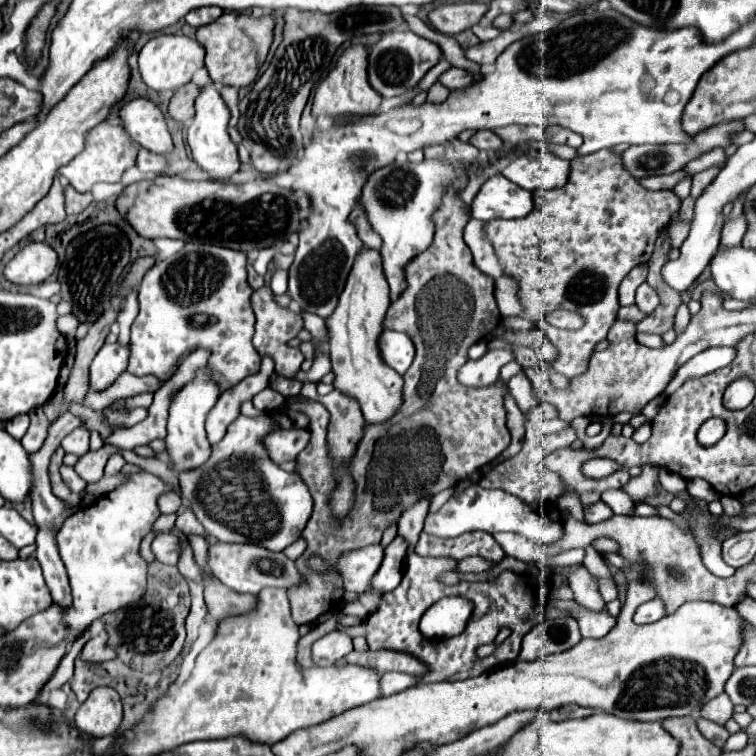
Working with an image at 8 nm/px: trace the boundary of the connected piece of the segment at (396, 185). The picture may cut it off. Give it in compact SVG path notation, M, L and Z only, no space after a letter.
M424 160L422 164L394 162L376 170L368 178L360 196L360 204L364 204L372 228L382 236L380 252L386 252L386 255L382 255L382 263L391 302L400 298L400 294L406 290L404 266L408 266L408 262L412 262L412 258L424 252L432 242L432 214L438 210L442 194L448 190L454 176L454 166L440 160Z

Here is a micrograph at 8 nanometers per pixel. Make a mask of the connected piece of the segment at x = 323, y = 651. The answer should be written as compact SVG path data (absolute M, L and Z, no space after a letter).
M338 630L322 636L312 646L312 658L316 666L332 666L332 662L344 658L348 652L352 652L352 638Z

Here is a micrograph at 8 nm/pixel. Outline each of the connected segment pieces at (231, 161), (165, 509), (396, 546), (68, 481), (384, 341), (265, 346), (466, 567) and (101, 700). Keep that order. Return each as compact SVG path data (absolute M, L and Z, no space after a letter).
M208 82L200 96L196 98L196 116L192 120L192 126L188 128L188 146L192 150L194 162L208 174L210 180L228 182L238 170L240 170L240 158L236 152L236 144L230 140L226 126L230 120L230 110L226 108L220 92L216 92L214 84Z
M164 492L158 496L158 508L162 514L176 513L176 510L180 508L180 496L176 492Z
M396 536L394 542L390 546L386 546L386 556L384 556L384 562L382 562L378 574L374 576L372 590L390 592L400 584L402 574L404 574L406 554L408 554L408 544L404 544L404 538Z
M60 466L60 474L62 474L64 484L66 484L74 494L78 494L78 492L84 490L86 482L84 482L76 472L74 472L74 468L70 468L70 466Z
M384 330L380 334L380 356L392 370L405 374L414 360L415 347L408 335Z
M262 286L260 290L254 290L254 294L250 296L250 302L252 302L252 310L256 314L256 334L252 338L254 348L258 350L260 356L270 356L274 360L274 364L276 364L274 372L278 376L294 378L296 372L300 370L300 364L304 362L304 356L302 356L300 348L292 348L292 346L288 346L288 342L294 340L298 336L298 332L302 330L300 314L292 312L290 308L280 306L274 300L274 294L272 294L272 290L268 286Z
M464 558L458 562L456 572L486 572L490 568L492 568L492 564L482 558Z
M104 686L90 692L88 700L76 712L74 724L92 738L112 736L122 722L122 704L116 690Z

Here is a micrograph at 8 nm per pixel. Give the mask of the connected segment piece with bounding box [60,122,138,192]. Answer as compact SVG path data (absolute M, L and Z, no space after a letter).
M102 122L94 130L90 130L86 138L86 148L68 166L60 168L60 176L64 176L70 182L70 186L74 186L78 192L88 192L98 182L120 182L122 174L136 164L136 154L138 148L128 138L122 126Z

